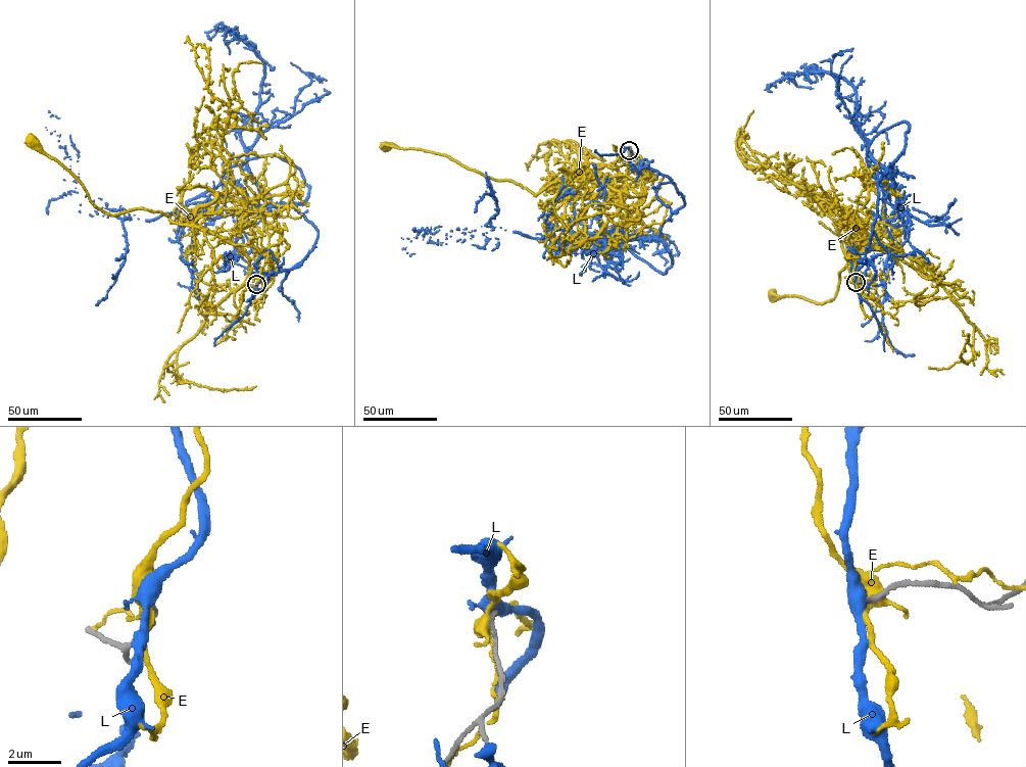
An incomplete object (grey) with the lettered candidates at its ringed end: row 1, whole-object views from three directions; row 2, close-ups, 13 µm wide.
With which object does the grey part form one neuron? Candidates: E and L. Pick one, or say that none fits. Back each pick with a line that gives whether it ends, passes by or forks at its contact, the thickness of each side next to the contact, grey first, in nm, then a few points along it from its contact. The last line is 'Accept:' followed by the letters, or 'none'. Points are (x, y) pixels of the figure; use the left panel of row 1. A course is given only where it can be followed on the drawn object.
Accept: none

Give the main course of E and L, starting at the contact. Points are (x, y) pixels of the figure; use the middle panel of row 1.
E: (629, 151), (626, 165), (635, 168), (624, 174), (603, 182), (560, 180), (535, 195), (441, 154), (385, 145)
L: (629, 150), (684, 203), (657, 236), (666, 273), (613, 238), (487, 223), (403, 248)

